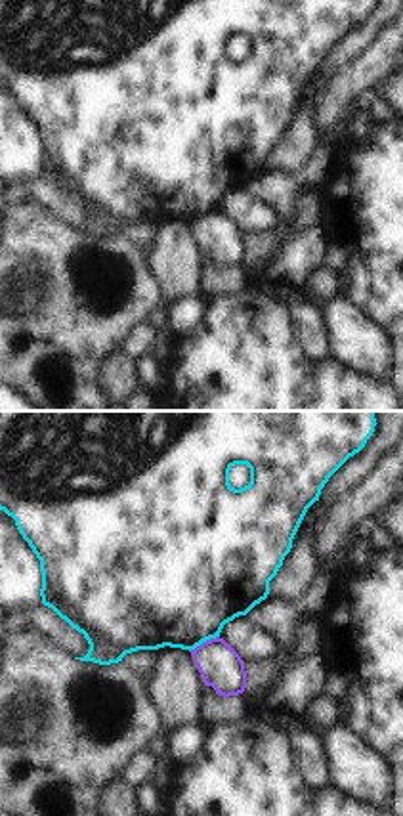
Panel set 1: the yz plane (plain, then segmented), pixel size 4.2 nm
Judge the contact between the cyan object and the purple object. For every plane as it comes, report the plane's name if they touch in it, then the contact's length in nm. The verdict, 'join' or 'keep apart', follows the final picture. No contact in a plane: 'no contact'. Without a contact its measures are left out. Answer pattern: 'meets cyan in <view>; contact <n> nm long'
meets cyan in yz; contact 140 nm long

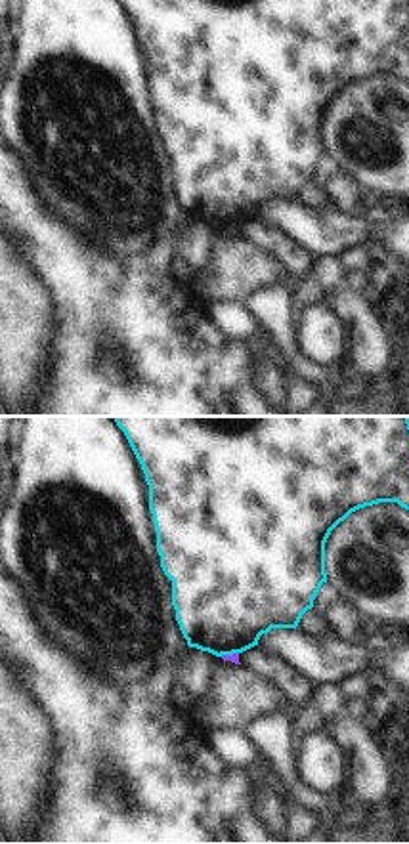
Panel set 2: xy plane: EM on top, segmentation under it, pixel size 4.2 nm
meets cyan in xy; contact 80 nm long

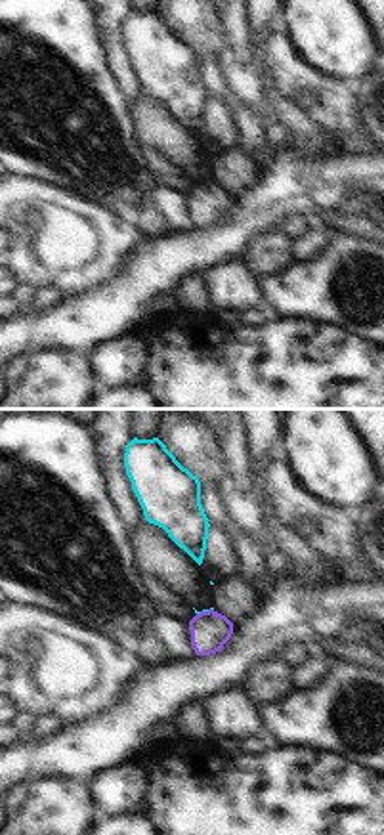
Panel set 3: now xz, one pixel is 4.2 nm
meets cyan in xz; contact 80 nm long

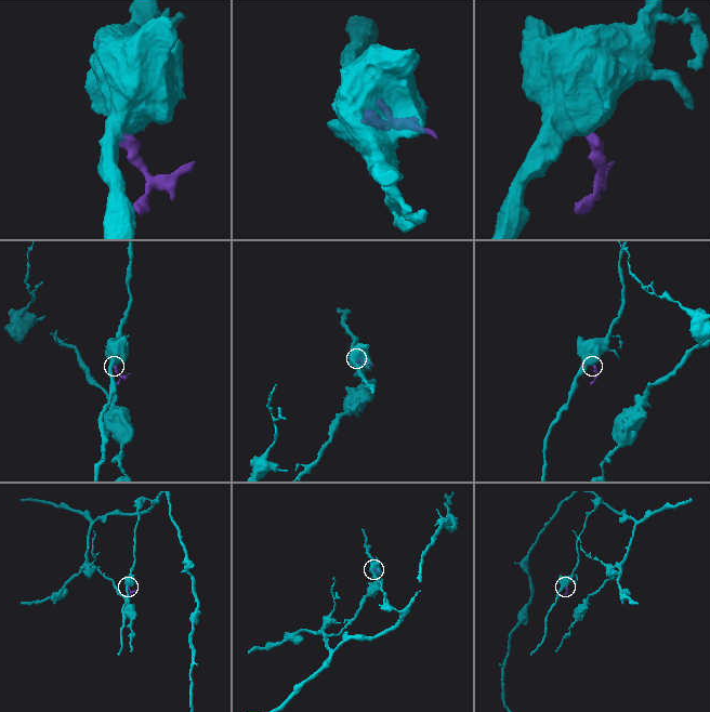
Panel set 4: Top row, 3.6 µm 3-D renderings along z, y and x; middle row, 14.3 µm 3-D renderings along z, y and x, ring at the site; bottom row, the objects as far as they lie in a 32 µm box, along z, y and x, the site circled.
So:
keep apart

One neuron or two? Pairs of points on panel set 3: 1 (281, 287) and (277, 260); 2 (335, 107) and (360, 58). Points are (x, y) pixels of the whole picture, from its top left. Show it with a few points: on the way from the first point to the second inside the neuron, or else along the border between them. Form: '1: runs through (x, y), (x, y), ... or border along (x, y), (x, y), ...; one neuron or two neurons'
1: border along (295, 262), (262, 279); two neurons
2: border along (308, 62), (356, 85), (363, 121); two neurons

